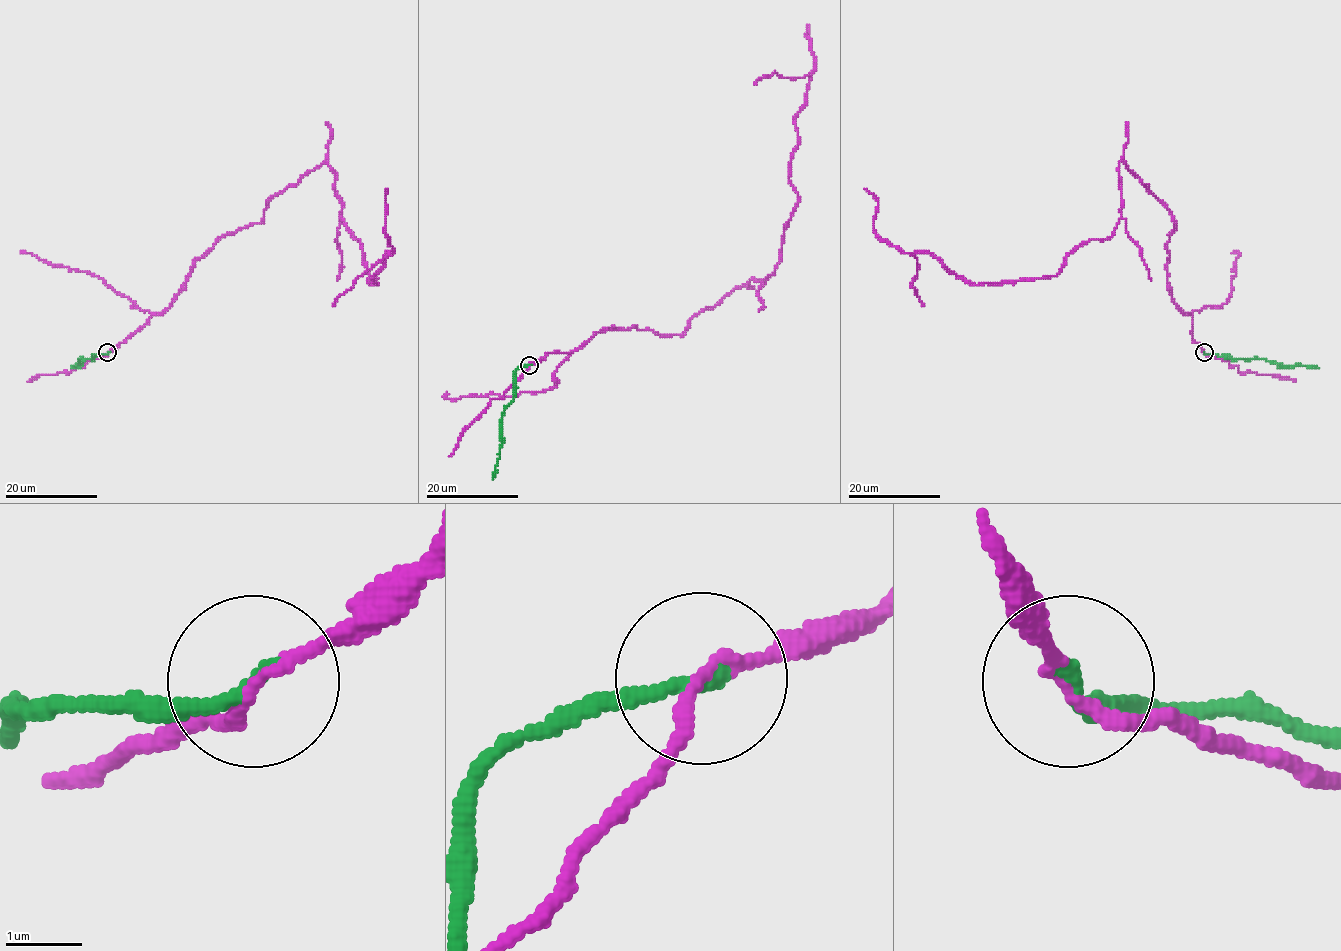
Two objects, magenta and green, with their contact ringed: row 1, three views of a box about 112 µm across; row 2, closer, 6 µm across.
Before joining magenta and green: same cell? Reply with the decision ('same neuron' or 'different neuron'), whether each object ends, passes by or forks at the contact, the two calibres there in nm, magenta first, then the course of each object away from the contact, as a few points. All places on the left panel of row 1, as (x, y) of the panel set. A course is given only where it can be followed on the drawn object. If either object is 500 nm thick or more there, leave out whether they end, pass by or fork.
different neuron; magenta passes by; green ends there; 150 nm thick on the magenta side, 220 nm on the other; magenta runs (107, 352), (171, 304), (221, 237), (258, 224), (272, 197), (326, 162), (377, 284), (394, 252), (386, 188); green runs (107, 352), (93, 354), (93, 358), (80, 358), (80, 366), (71, 367)

